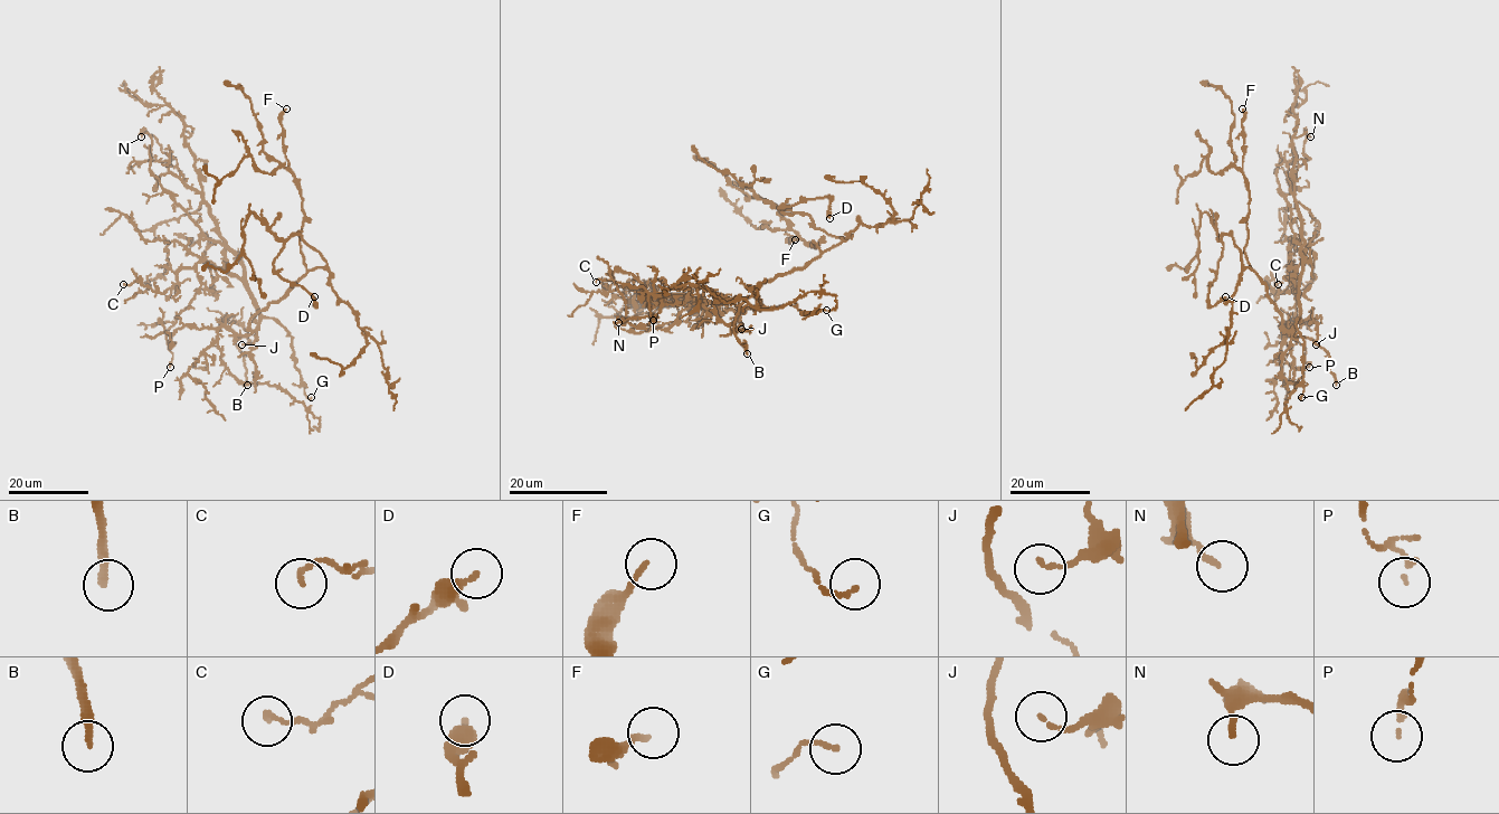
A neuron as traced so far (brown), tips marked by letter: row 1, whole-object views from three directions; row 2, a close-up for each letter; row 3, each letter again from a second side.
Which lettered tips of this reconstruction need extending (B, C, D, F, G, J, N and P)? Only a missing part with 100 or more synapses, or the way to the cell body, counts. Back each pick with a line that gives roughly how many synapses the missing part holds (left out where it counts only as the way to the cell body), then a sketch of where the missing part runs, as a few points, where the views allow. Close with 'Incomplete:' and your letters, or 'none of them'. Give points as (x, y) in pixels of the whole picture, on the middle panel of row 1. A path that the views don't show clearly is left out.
B: missing branch runs (747, 353), (742, 352), (743, 347), (743, 356), (755, 351), (751, 368), (727, 390)
Incomplete: B

